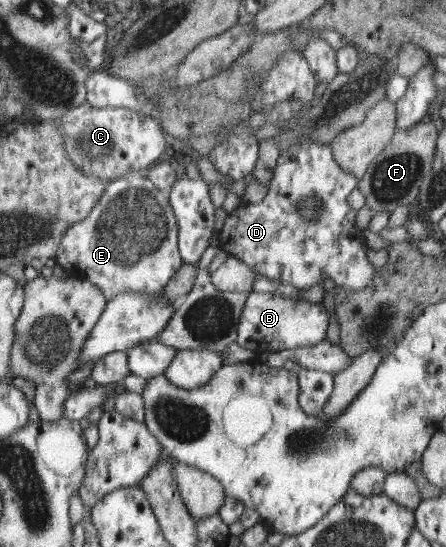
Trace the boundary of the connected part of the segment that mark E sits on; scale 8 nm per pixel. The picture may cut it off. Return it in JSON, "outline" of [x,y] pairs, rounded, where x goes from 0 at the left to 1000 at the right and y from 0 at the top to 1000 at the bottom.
{"outline":[[[289,316],[235,340],[235,351],[202,395],[146,424],[121,472],[155,506],[222,523],[244,547],[289,532],[343,537],[368,527],[410,488],[404,457],[397,457],[397,420],[404,417],[397,417],[397,397],[379,362],[334,327]]]}

